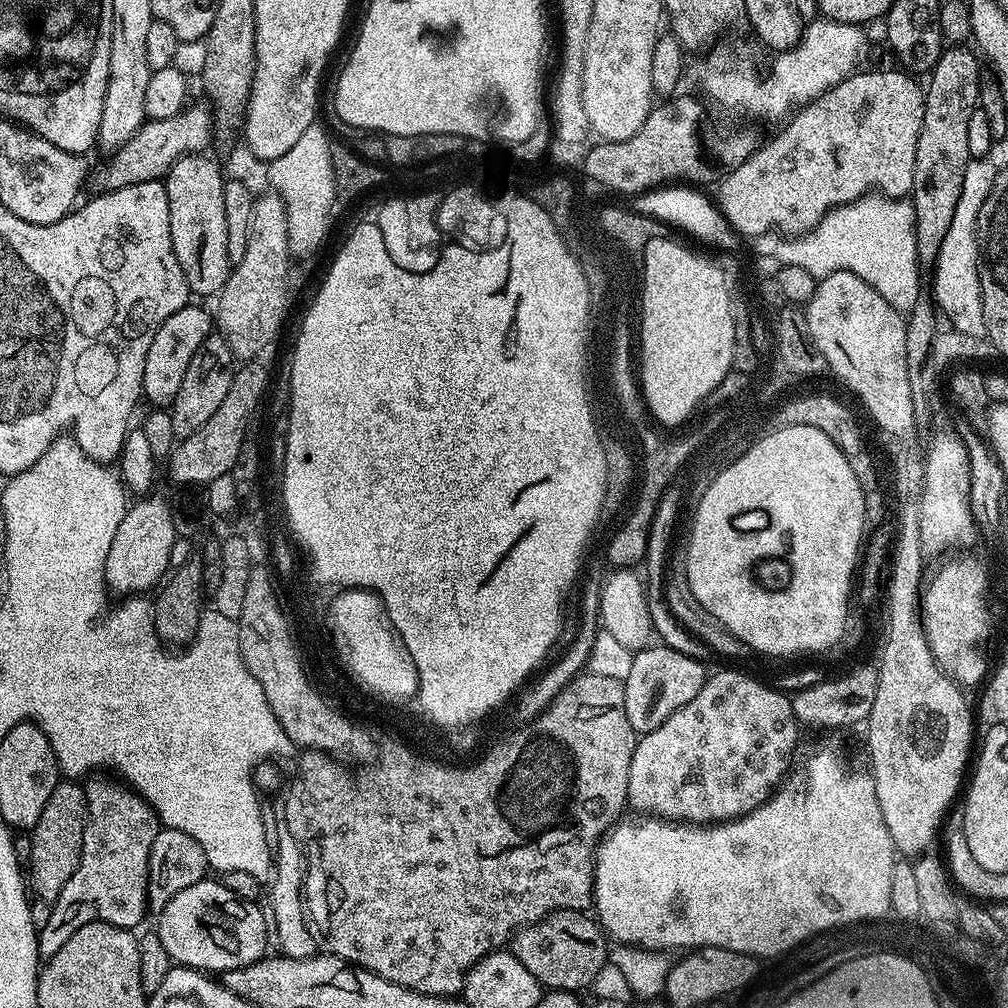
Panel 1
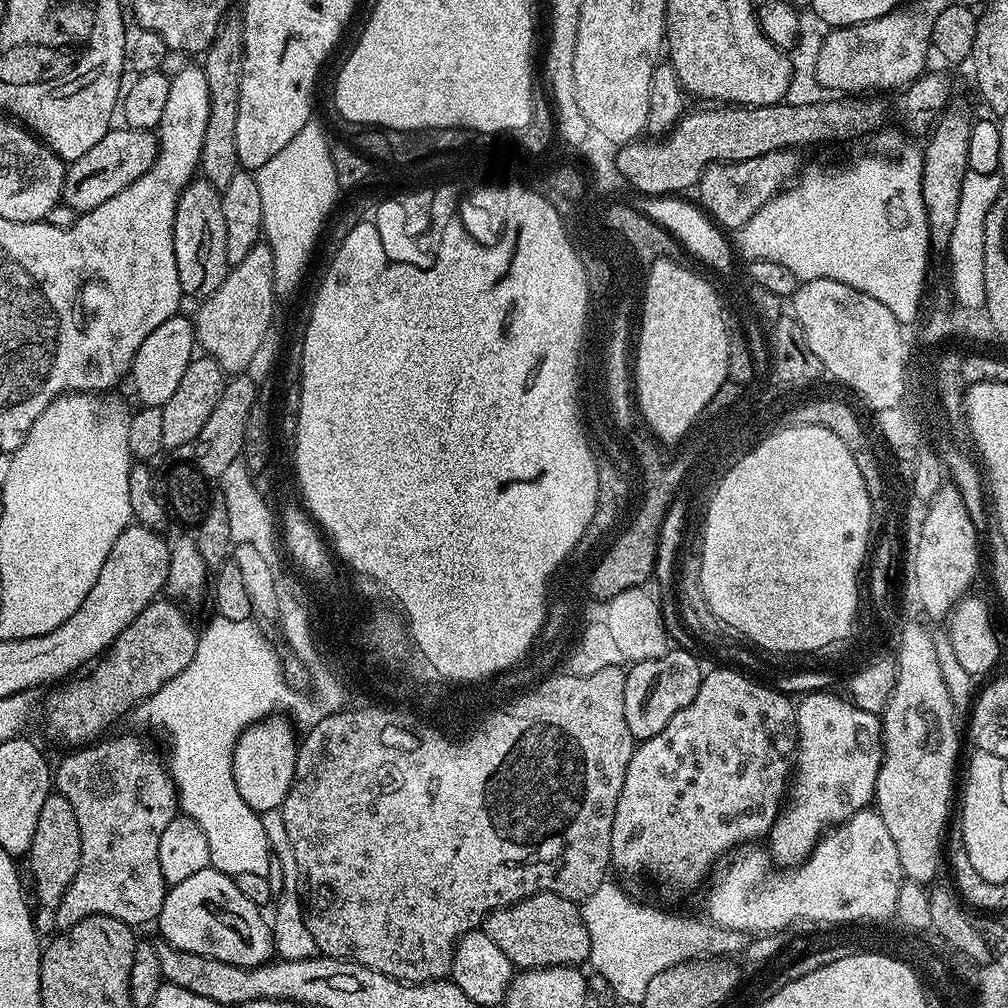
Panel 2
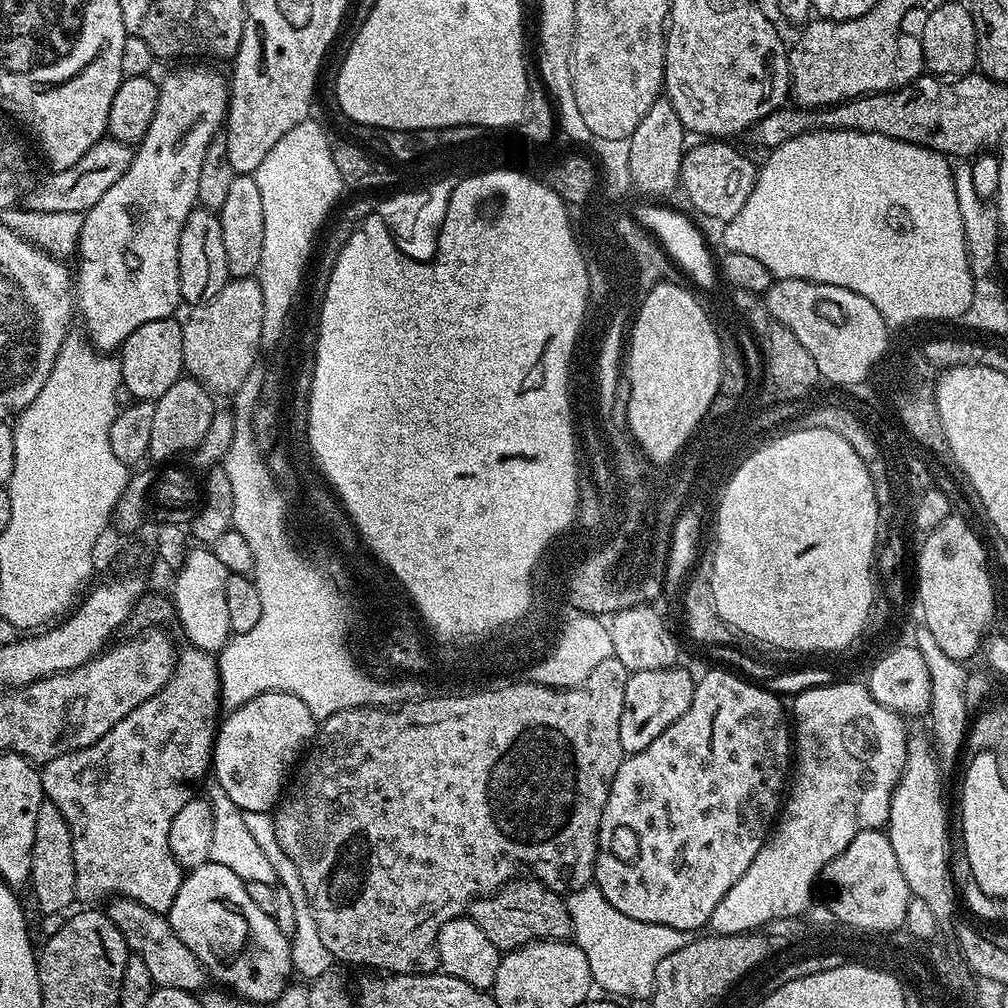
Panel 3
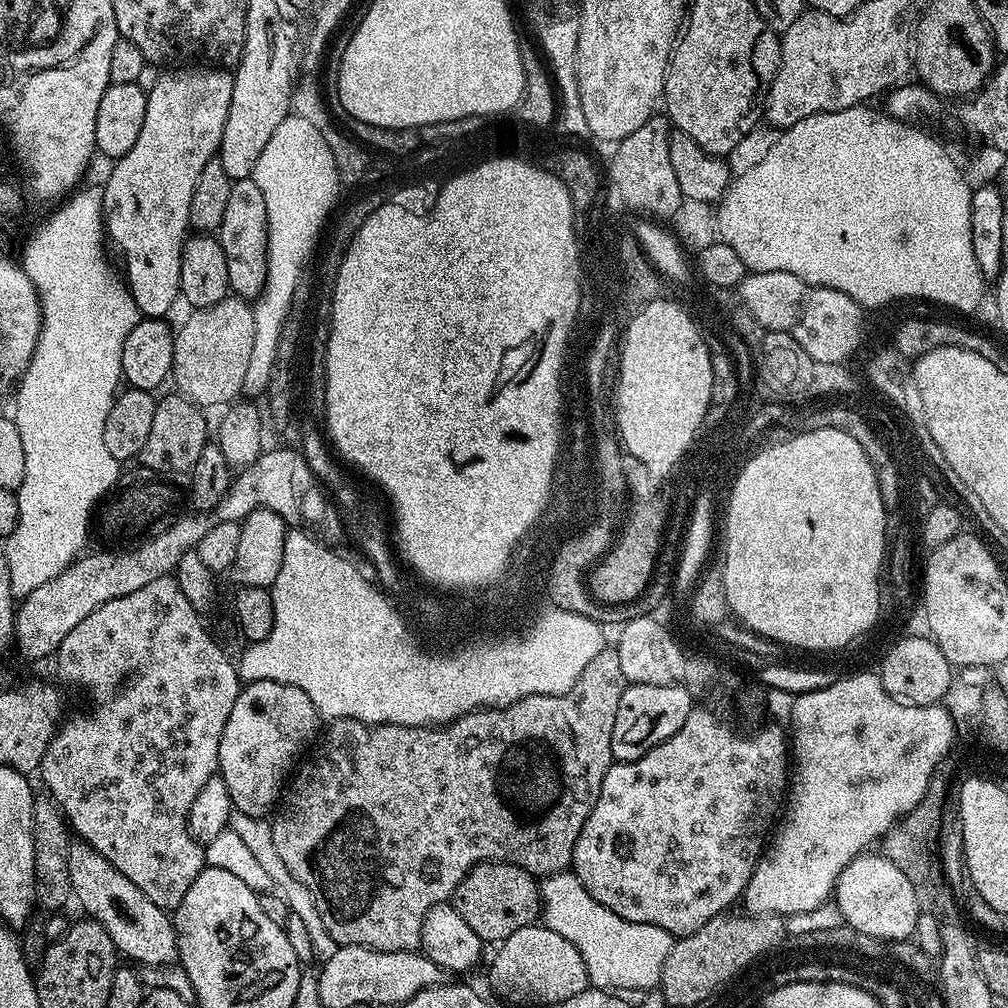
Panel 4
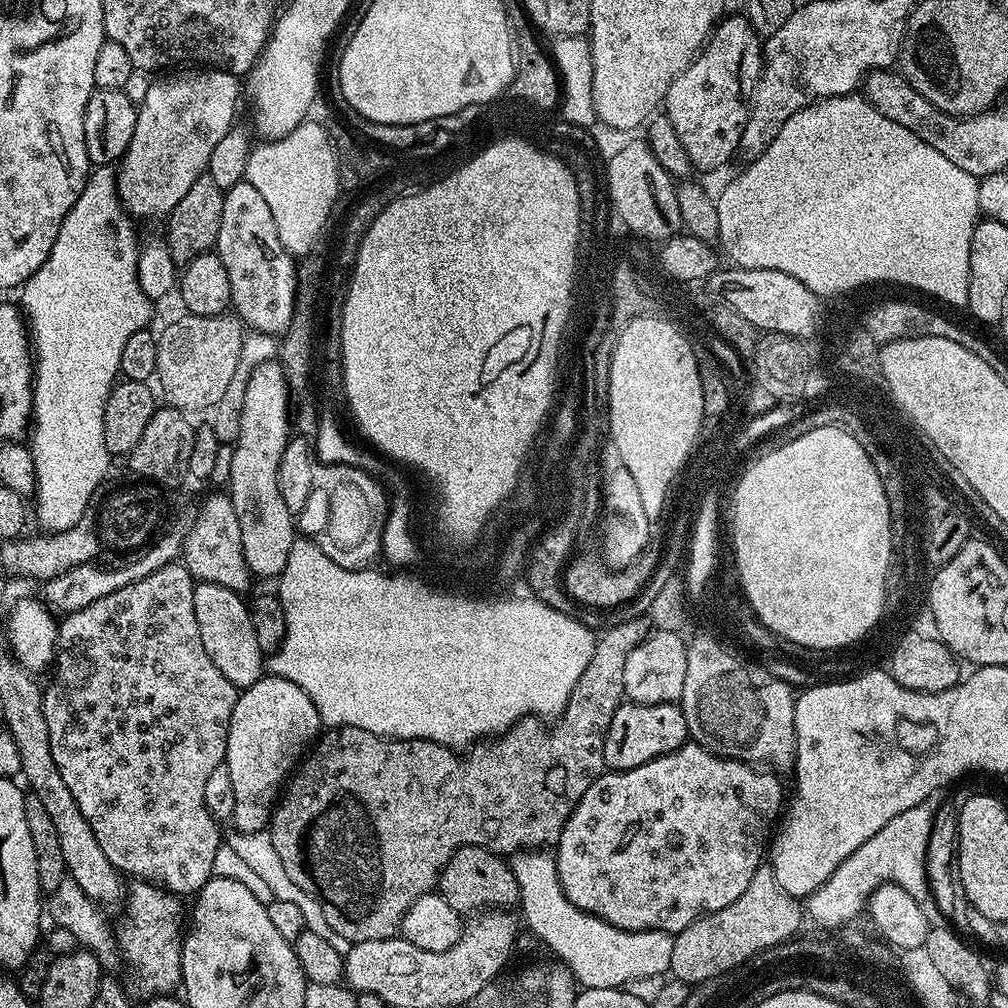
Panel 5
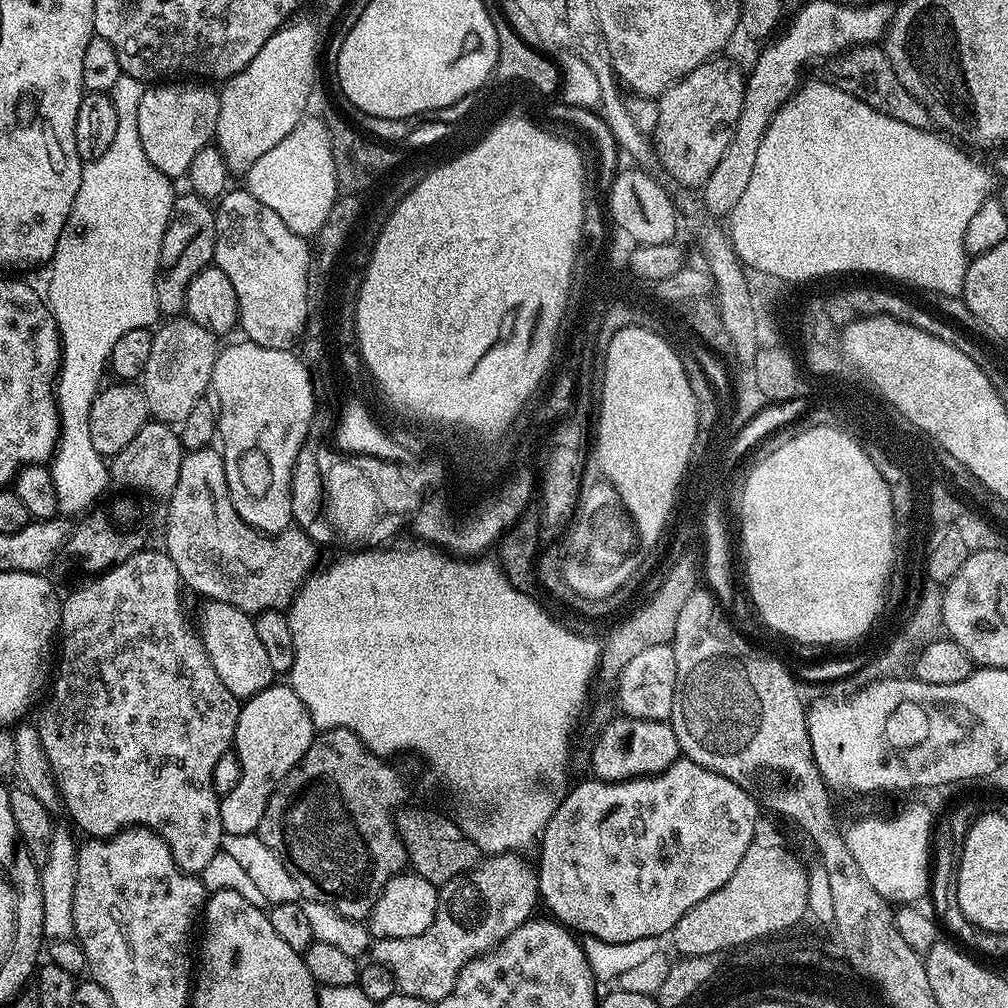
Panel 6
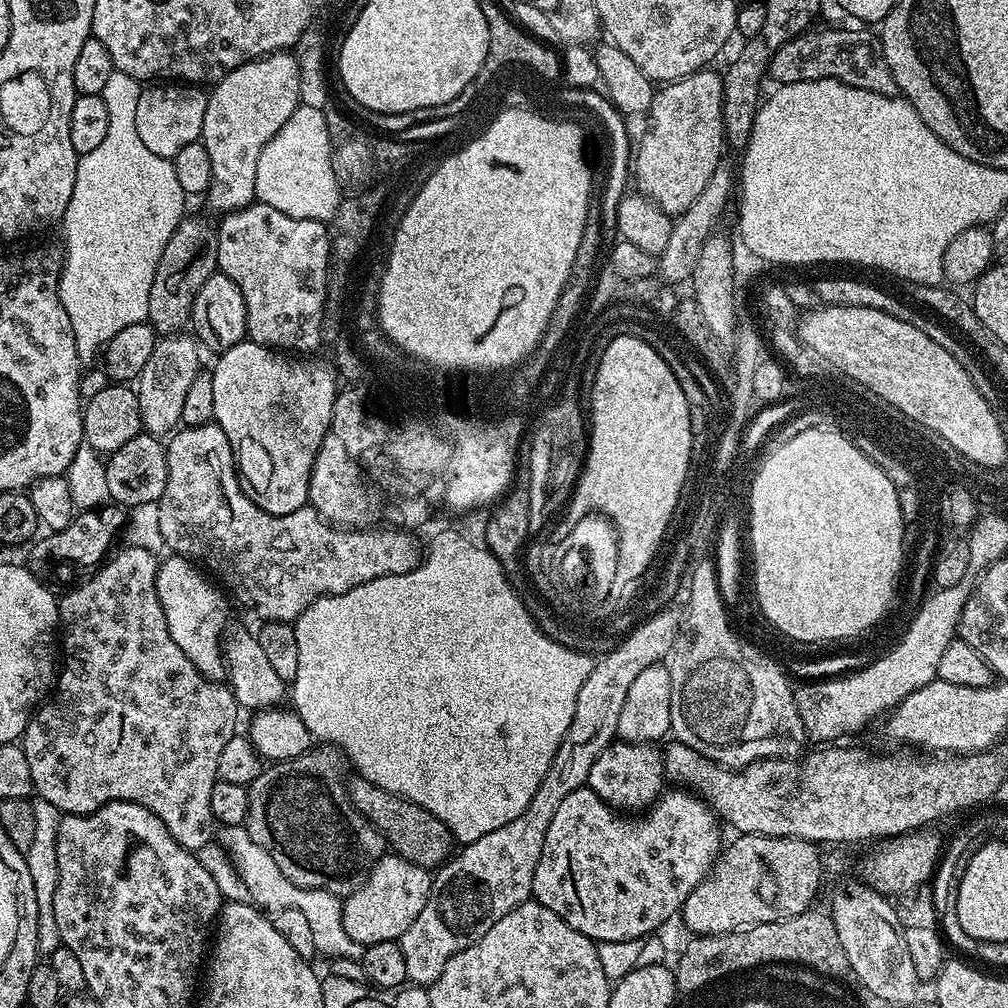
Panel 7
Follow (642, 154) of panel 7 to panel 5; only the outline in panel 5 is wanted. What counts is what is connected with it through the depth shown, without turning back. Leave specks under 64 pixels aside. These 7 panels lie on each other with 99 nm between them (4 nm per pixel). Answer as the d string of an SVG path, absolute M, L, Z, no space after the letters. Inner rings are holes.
M727 16L713 28L700 55L674 78L664 95L663 111L696 170L722 166L737 155L748 117L748 100L764 68L762 38L752 29L747 16Z

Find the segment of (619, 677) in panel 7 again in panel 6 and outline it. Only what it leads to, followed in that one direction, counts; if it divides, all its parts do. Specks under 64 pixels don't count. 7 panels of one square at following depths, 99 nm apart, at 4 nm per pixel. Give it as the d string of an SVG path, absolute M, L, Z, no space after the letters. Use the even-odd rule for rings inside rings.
M501 852L487 857L479 866L462 876L457 876L449 884L443 885L438 892L438 923L423 936L410 938L380 938L371 945L370 956L375 963L382 965L396 979L396 987L407 996L417 996L423 1000L439 1002L452 995L462 971L468 963L491 952L503 942L518 926L533 919L532 912L538 906L540 882L538 872L516 852Z

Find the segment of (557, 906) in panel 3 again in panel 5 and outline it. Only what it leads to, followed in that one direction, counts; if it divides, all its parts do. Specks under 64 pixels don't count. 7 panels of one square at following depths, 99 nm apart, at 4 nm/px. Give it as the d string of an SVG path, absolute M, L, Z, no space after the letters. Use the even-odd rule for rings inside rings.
M478 846L460 848L450 858L450 862L446 862L438 881L438 892L453 910L461 914L476 914L481 910L508 910L520 898L511 863L503 855Z

